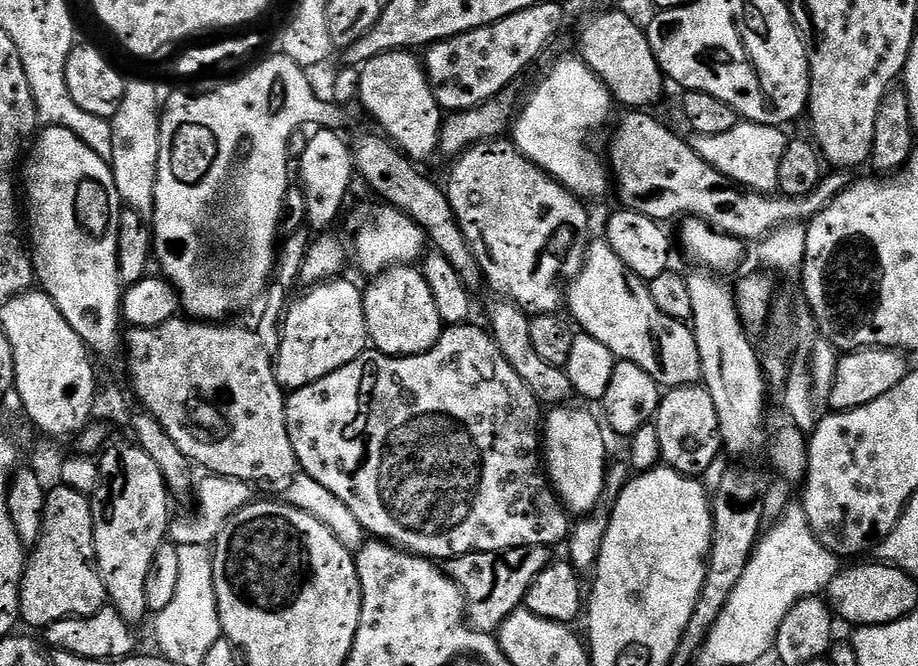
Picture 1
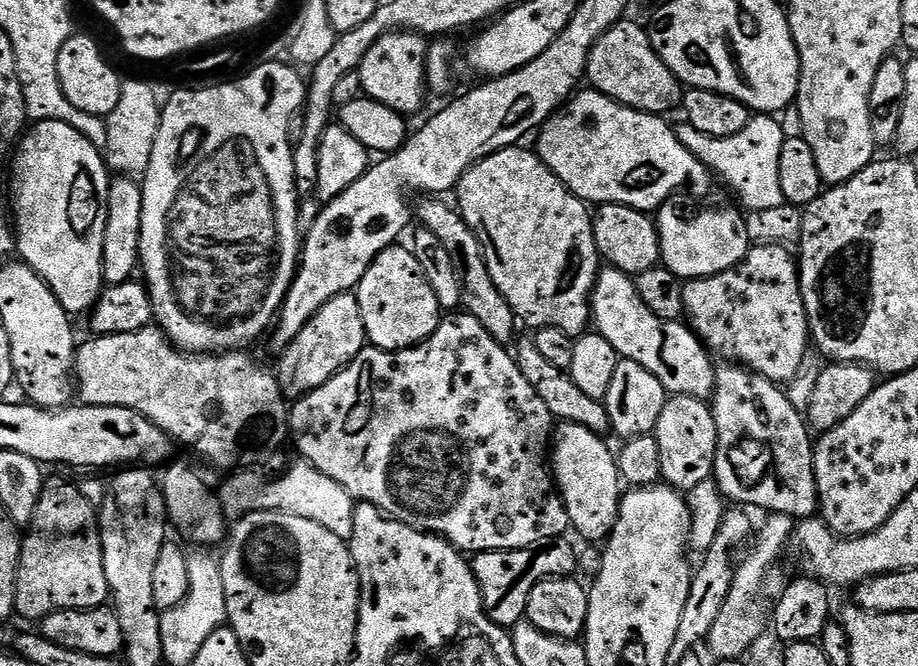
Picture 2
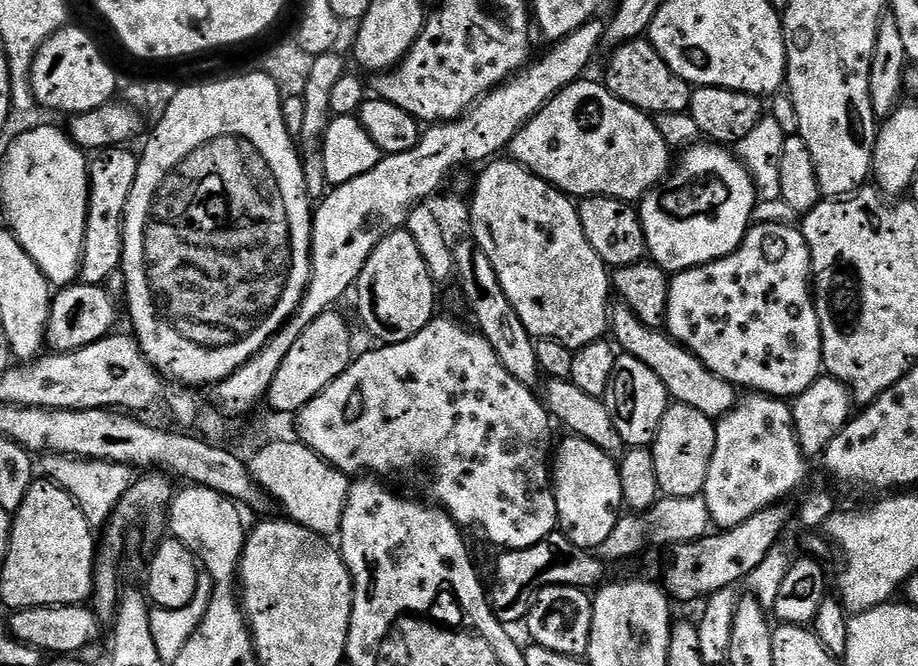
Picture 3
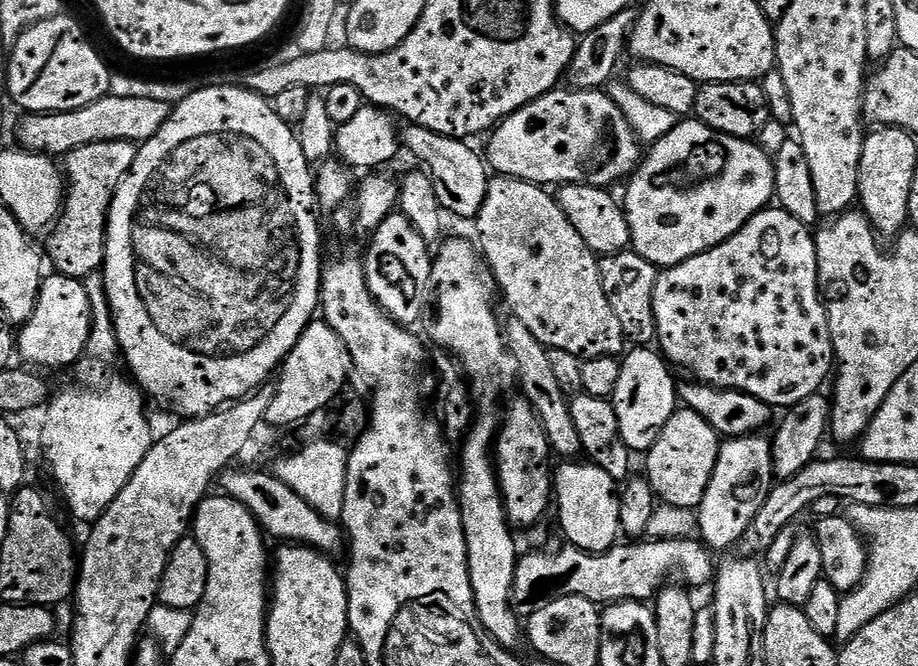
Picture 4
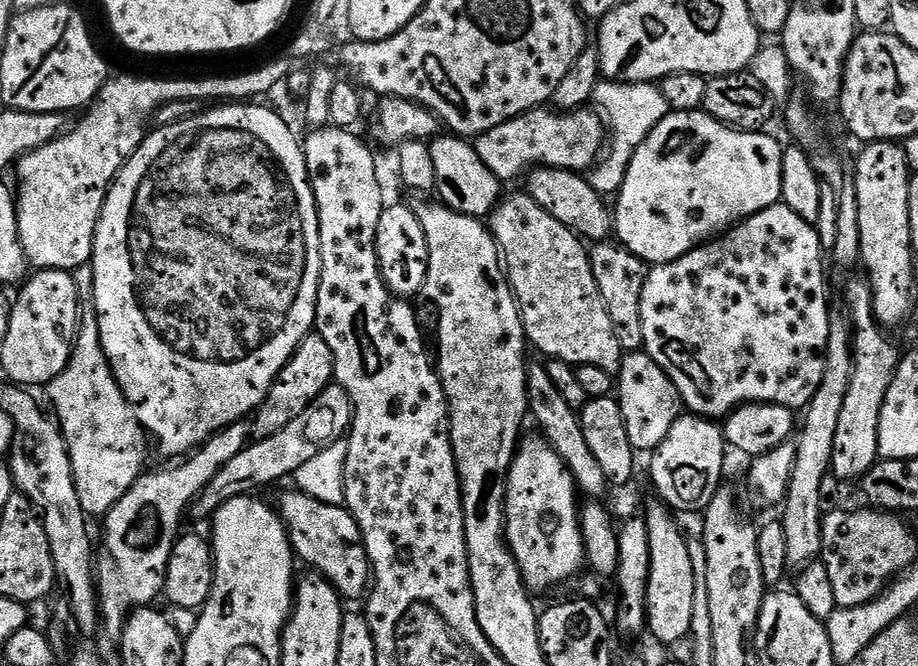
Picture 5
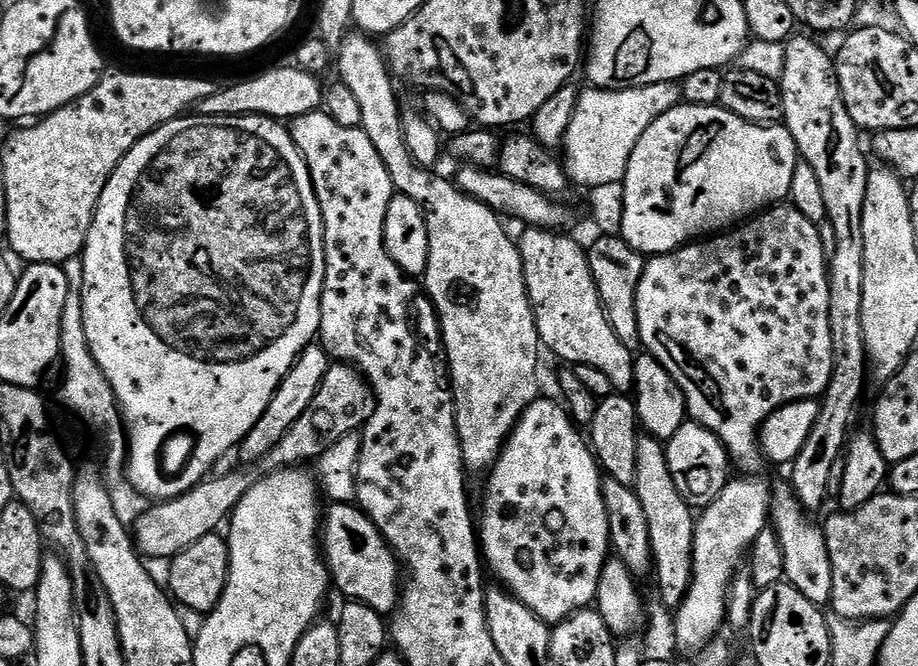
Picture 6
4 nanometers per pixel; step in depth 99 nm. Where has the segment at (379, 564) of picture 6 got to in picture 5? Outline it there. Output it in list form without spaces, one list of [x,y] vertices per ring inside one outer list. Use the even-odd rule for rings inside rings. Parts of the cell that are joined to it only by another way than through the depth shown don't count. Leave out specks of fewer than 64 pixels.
[[[291,491],[281,494],[278,511],[293,553],[316,571],[313,573],[333,584],[345,601],[356,600],[360,595],[361,599],[370,588],[370,569],[358,522],[339,504],[318,502],[318,498],[310,498],[305,492]]]

